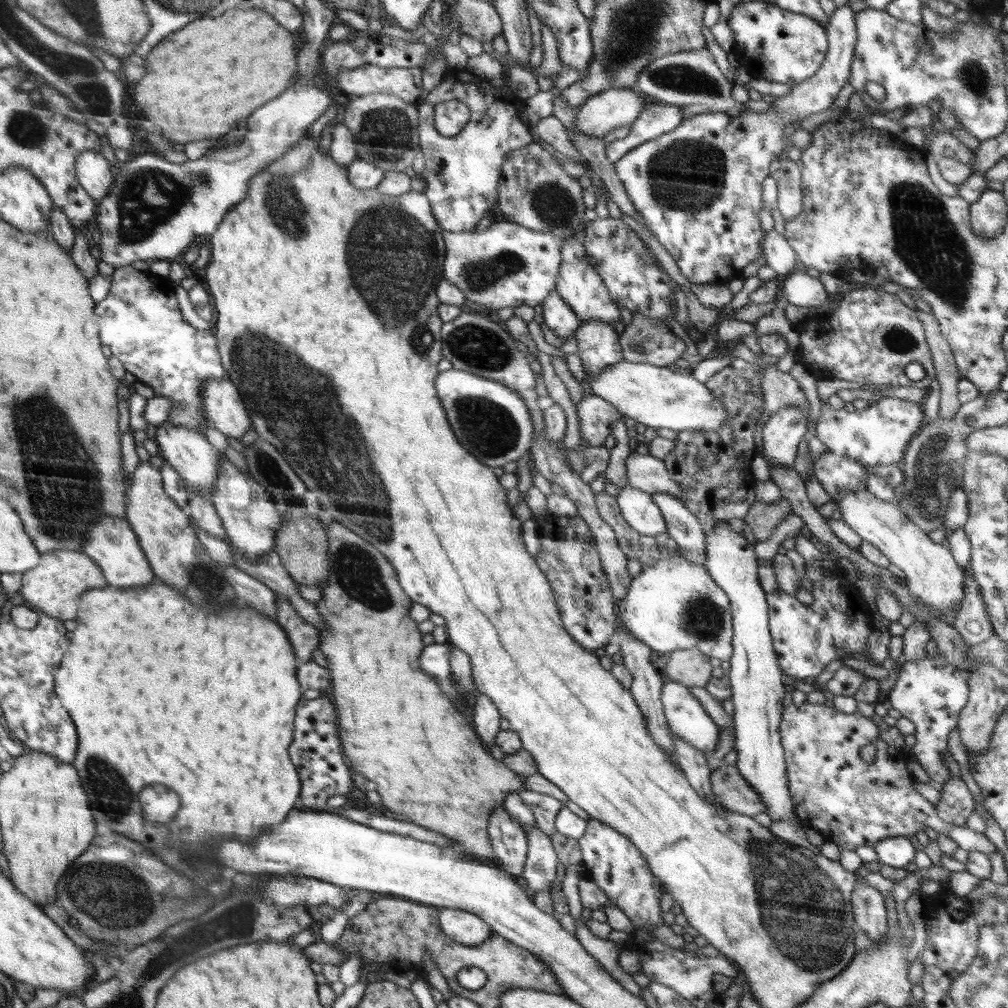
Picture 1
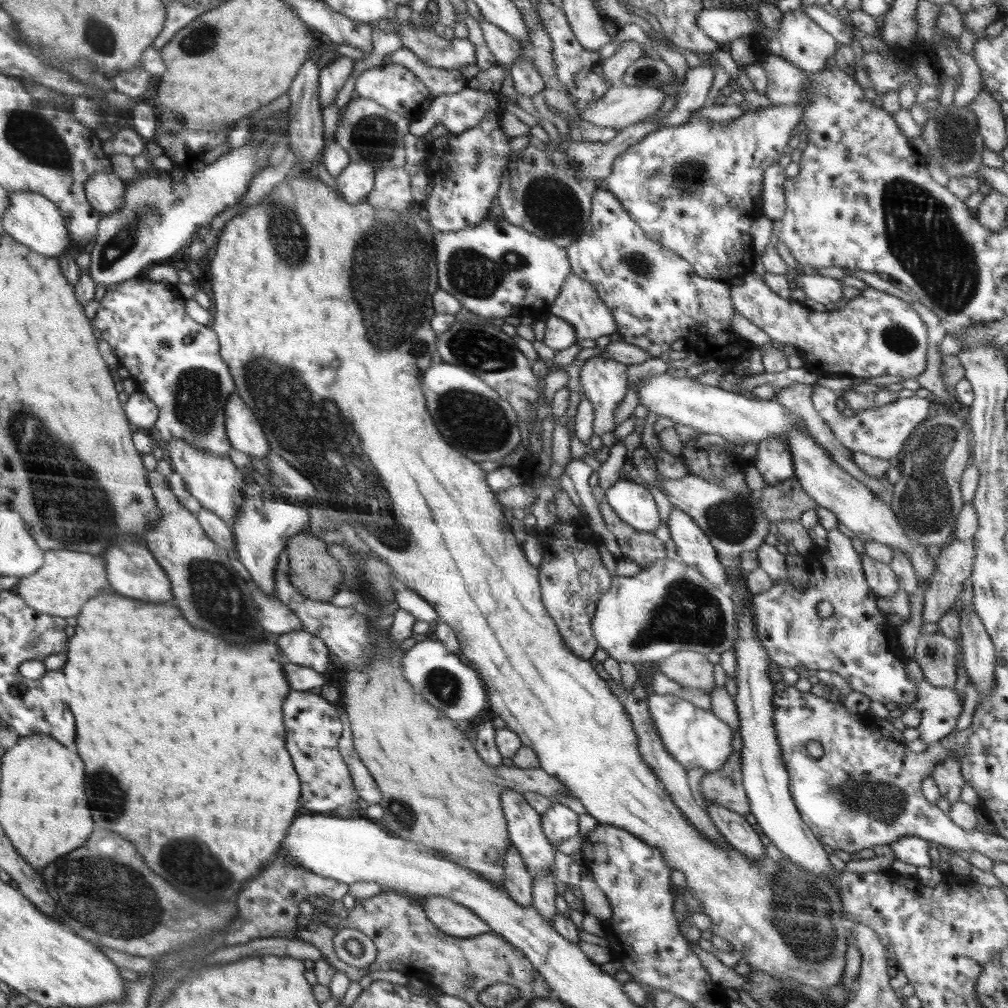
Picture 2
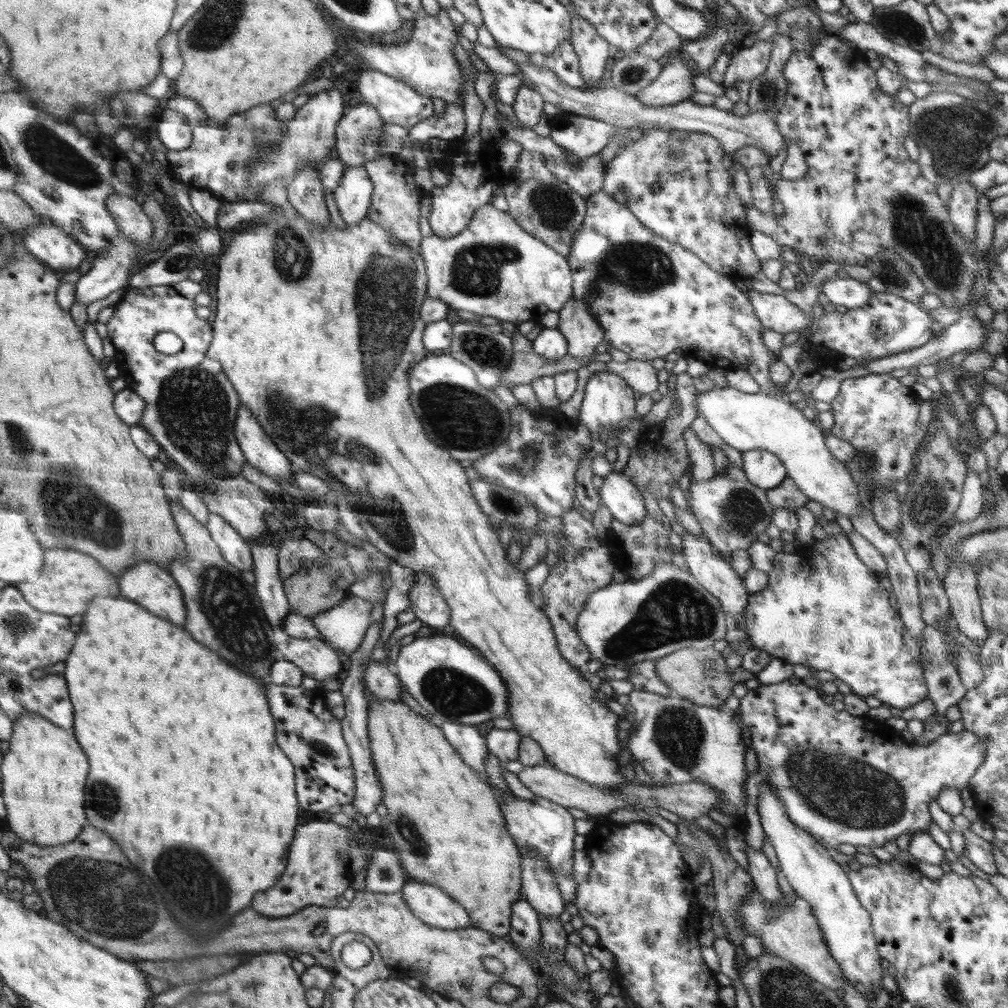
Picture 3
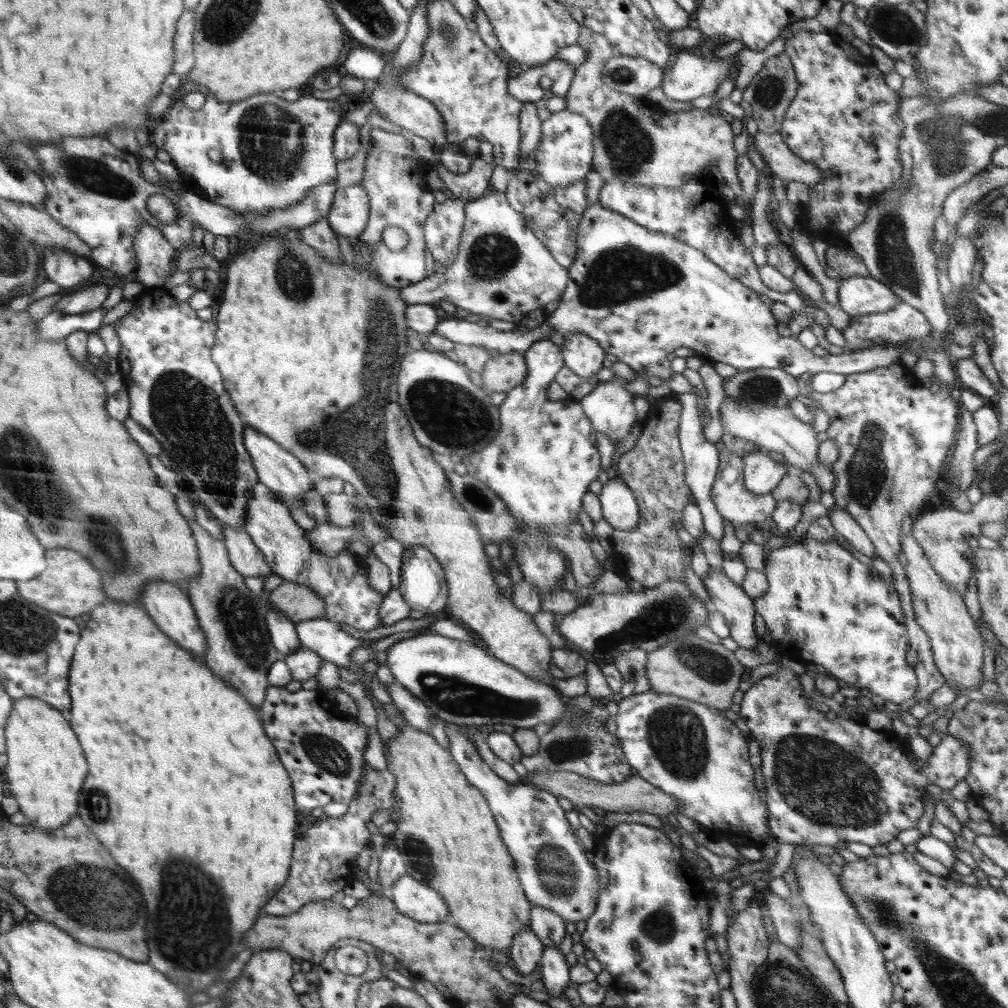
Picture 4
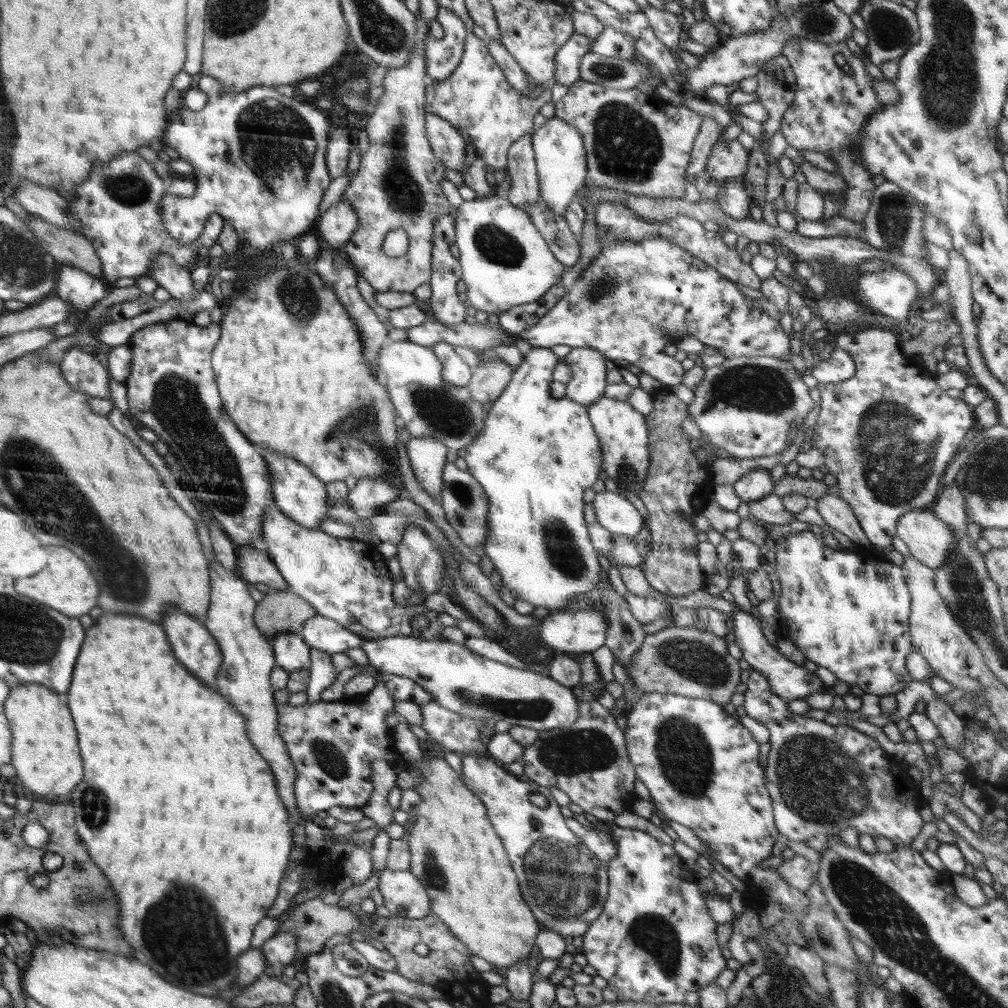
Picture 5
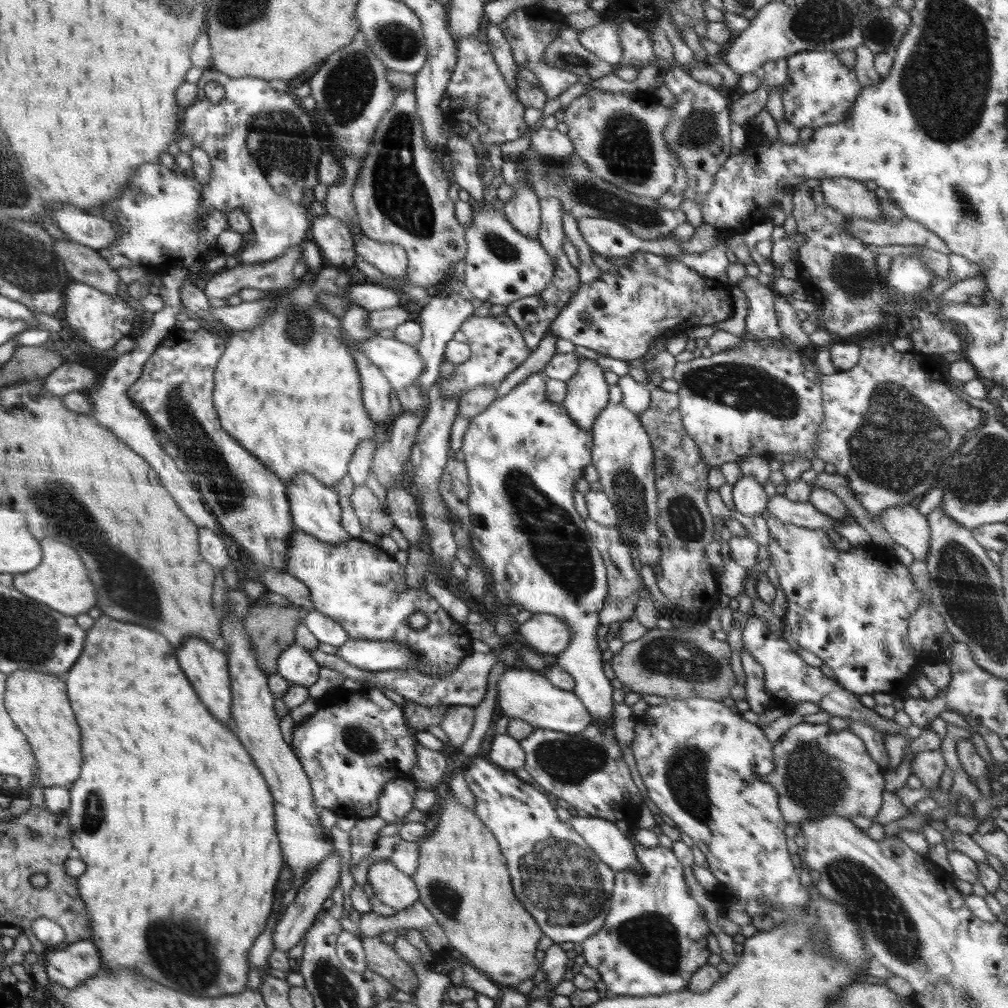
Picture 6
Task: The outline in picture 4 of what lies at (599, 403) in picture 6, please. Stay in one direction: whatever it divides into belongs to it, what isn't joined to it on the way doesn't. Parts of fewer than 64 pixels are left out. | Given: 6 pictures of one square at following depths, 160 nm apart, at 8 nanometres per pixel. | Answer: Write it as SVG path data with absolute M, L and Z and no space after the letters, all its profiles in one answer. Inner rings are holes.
M569 334L561 346L565 365L581 378L594 380L595 374L603 367L605 352L602 347L585 334Z

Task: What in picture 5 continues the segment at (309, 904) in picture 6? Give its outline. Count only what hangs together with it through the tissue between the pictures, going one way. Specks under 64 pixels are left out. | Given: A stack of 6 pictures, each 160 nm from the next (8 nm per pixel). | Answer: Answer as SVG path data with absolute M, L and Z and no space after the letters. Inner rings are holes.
M278 932L259 948L266 959L264 974L279 977L288 968L288 964L296 964L296 956L300 956L300 947L292 932Z

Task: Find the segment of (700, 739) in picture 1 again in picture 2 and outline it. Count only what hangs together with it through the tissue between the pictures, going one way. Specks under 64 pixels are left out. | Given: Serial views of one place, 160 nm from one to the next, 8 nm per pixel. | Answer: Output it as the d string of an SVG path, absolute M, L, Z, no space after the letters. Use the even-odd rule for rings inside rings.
M651 694L647 705L664 748L687 771L704 768L707 772L714 772L722 768L733 753L733 730L710 709L700 708L675 694Z

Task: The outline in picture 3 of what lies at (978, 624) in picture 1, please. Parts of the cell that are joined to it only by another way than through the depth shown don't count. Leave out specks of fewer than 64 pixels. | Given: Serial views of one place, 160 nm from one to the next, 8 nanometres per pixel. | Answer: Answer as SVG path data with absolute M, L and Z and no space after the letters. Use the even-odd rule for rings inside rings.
M926 625L916 642L920 654L917 660L924 671L928 697L935 704L935 713L942 716L950 706L959 702L967 689L959 678L956 663L949 660L944 639L938 637L935 628Z

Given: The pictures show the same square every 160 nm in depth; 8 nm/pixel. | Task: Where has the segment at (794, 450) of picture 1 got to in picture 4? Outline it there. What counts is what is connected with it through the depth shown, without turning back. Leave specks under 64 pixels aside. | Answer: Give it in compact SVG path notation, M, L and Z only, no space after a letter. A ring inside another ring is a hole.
M758 450L742 457L744 486L754 494L764 495L776 488L790 469L774 462L767 452Z

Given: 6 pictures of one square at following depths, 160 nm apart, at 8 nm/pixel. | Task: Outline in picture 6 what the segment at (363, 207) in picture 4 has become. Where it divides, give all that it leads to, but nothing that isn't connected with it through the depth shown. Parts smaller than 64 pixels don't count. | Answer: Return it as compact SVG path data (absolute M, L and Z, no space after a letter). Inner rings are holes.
M322 215L313 220L310 239L319 246L327 265L342 268L355 263L353 235L337 218Z

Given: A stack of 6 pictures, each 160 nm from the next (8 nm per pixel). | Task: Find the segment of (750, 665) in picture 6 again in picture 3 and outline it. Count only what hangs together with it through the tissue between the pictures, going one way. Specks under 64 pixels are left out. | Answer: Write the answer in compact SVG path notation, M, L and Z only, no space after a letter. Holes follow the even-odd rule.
M788 678L784 682L776 684L752 684L749 691L740 699L739 710L744 724L750 728L753 748L757 754L758 771L776 787L777 797L784 805L788 818L806 832L809 832L816 839L818 844L830 848L838 848L840 844L852 844L855 847L862 846L883 846L888 841L895 841L900 834L906 833L928 833L928 828L933 820L928 811L928 804L937 799L937 796L945 788L967 787L970 778L978 770L978 767L985 759L985 744L969 730L961 732L948 732L929 742L929 745L921 746L905 742L903 737L896 730L891 731L891 738L886 732L878 732L872 721L864 721L862 716L855 716L847 711L836 711L832 705L824 703L818 693L818 688L811 688L803 683L801 678Z

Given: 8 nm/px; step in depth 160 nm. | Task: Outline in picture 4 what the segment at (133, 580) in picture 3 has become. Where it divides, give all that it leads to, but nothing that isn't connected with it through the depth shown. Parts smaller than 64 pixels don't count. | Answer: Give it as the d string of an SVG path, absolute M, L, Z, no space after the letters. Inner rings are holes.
M158 580L156 584L149 582L142 596L144 596L142 602L146 606L146 612L152 612L152 618L156 620L156 624L160 624L160 628L164 628L164 632L168 632L168 636L172 636L176 644L180 644L182 648L188 648L188 652L196 652L196 656L205 656L207 636L199 624L198 616L187 593L171 582Z

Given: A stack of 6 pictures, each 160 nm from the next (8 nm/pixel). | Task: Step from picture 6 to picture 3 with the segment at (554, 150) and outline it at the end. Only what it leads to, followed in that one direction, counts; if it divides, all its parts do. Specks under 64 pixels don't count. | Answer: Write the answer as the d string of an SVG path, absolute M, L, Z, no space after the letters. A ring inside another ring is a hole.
M566 113L551 117L549 137L558 146L565 148L577 158L589 158L611 141L614 125L576 113Z

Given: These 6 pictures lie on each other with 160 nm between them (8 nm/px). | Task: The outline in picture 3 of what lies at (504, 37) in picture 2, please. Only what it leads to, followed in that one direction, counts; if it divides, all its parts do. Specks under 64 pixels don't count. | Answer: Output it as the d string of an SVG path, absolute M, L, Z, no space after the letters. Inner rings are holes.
M498 44L496 50L500 50L504 56L517 62L524 78L542 95L544 102L550 102L566 113L576 113L625 129L639 127L648 131L650 128L658 127L668 131L705 132L716 137L723 154L732 154L744 146L757 146L764 154L774 157L778 156L785 144L785 138L780 134L776 121L769 112L750 112L748 115L738 116L730 110L721 110L714 105L700 105L691 101L691 98L663 107L643 105L634 95L626 94L614 86L586 90L574 88L560 80L549 68L532 64L527 52L498 47Z

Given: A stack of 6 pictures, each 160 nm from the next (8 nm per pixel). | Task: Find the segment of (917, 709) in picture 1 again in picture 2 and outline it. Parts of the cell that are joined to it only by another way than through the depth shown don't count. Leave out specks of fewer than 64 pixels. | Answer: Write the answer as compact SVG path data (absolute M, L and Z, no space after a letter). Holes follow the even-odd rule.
M910 658L907 662L906 676L908 676L908 680L916 683L917 699L912 704L900 704L898 708L903 712L911 708L918 709L921 712L922 720L917 729L920 732L919 738L924 740L928 745L947 740L954 731L958 730L956 722L960 716L960 712L962 712L965 695L958 693L954 687L944 688L943 686L928 684L928 680L926 680L926 676L922 673L922 669L918 666L915 658ZM947 756L943 762L937 764L931 778L934 778L943 796L952 805L960 799L960 791L964 786L965 780L961 771L960 759L957 756Z

